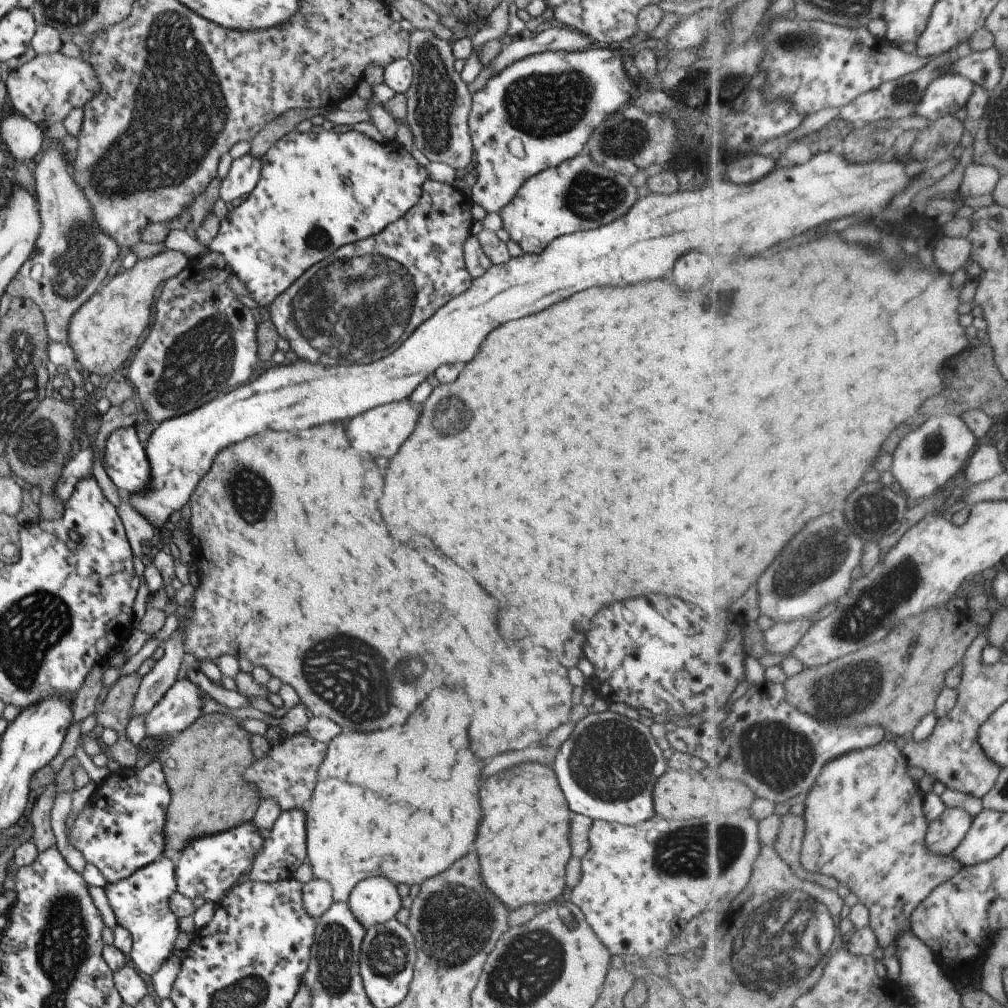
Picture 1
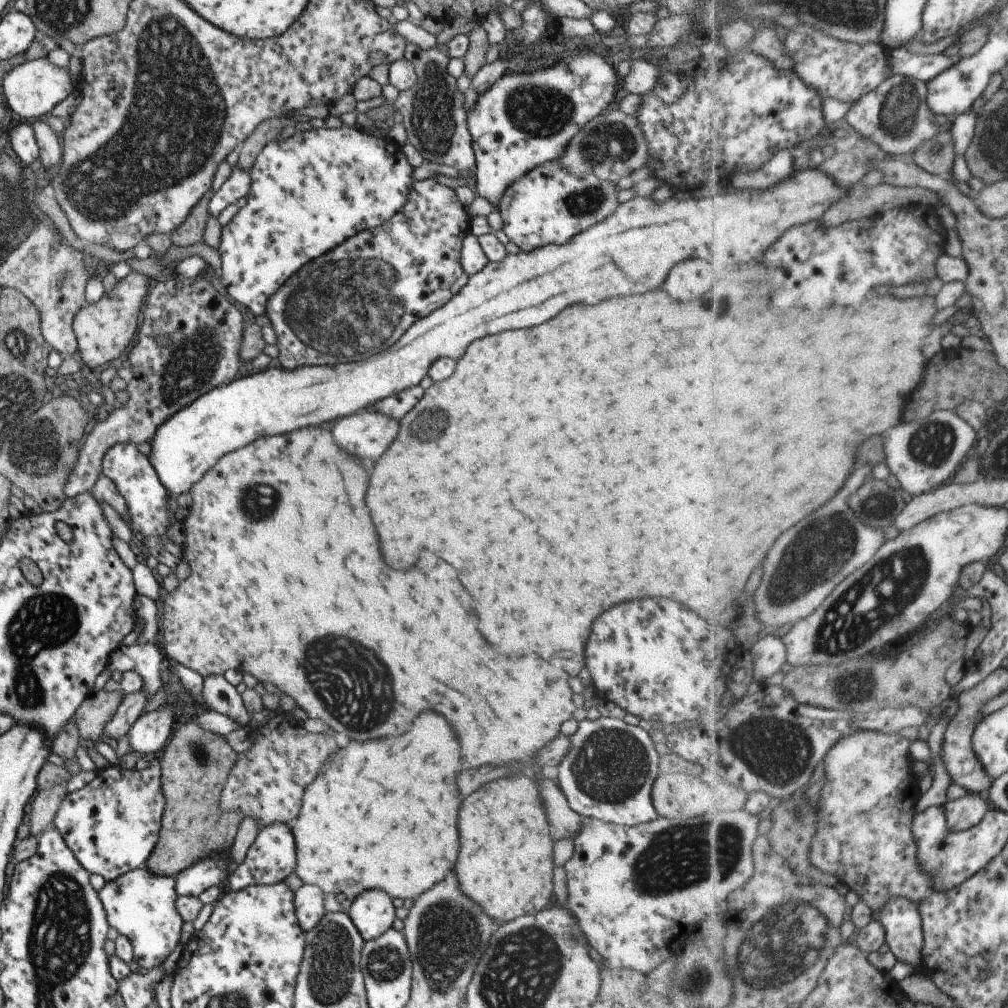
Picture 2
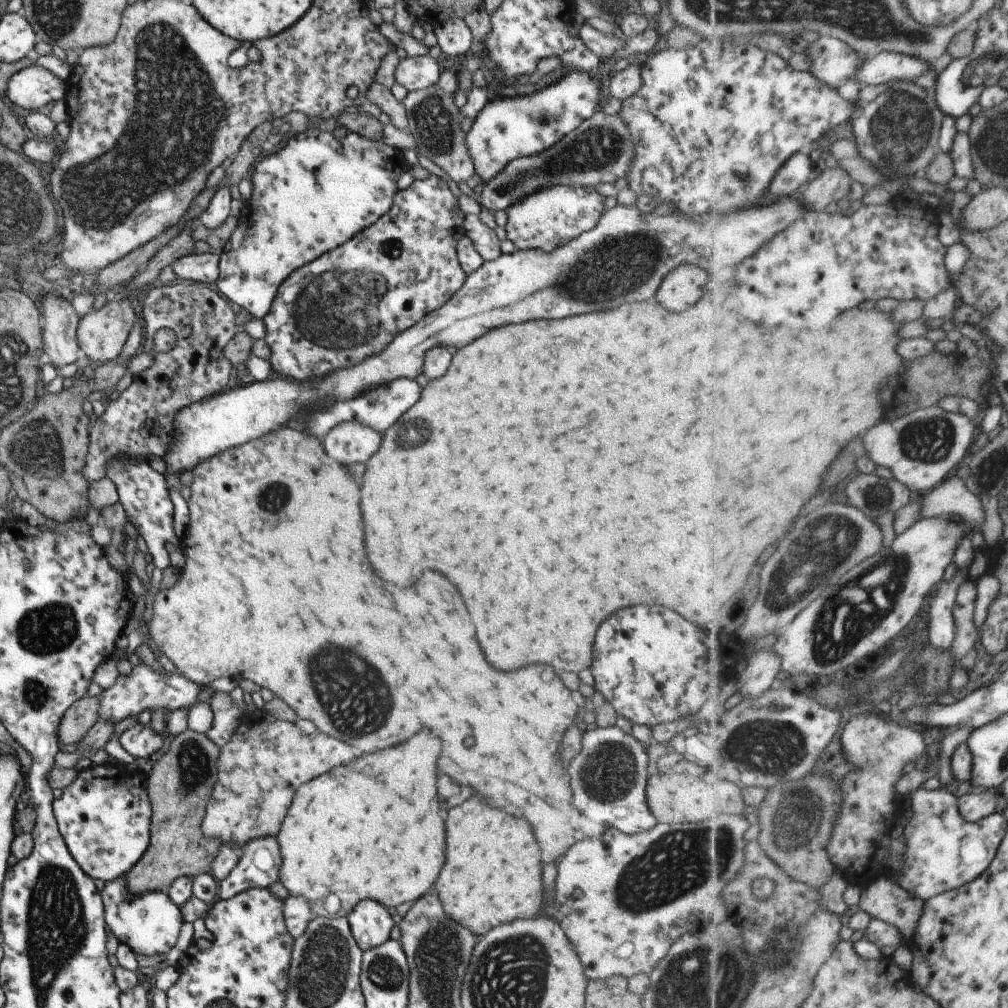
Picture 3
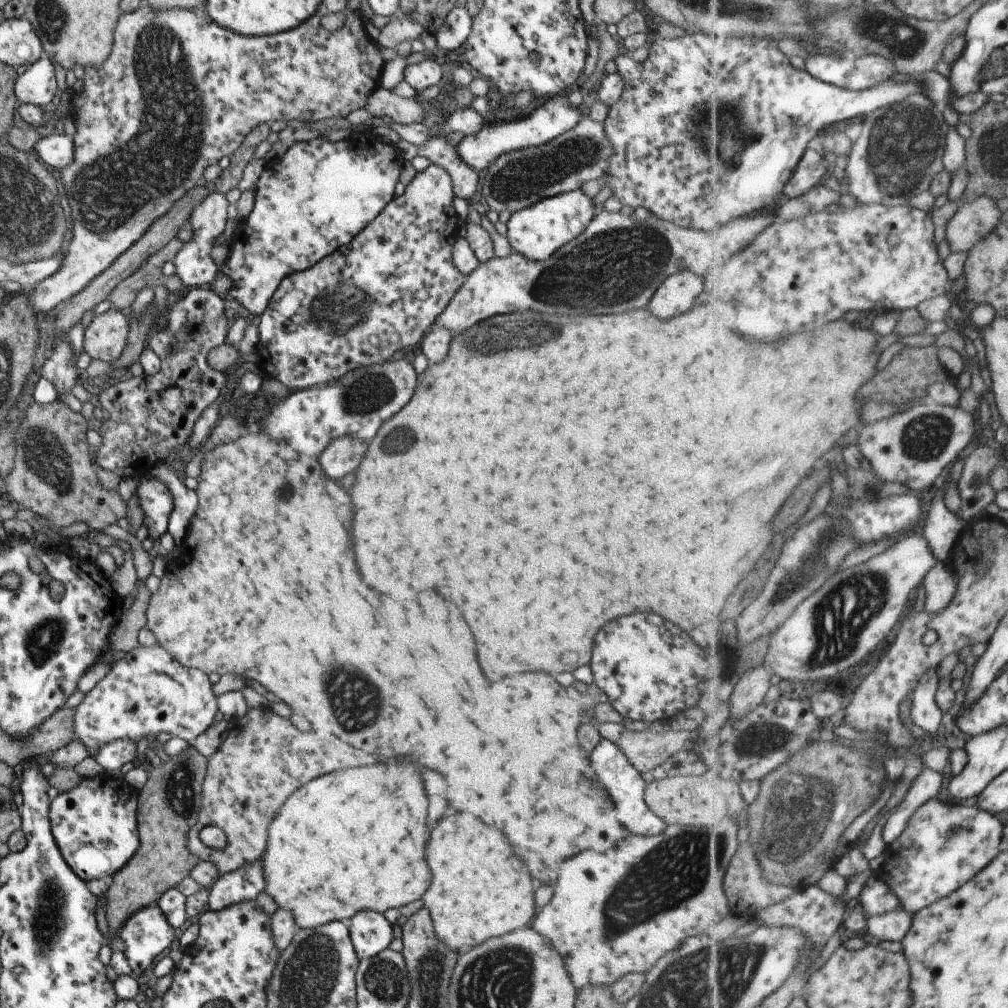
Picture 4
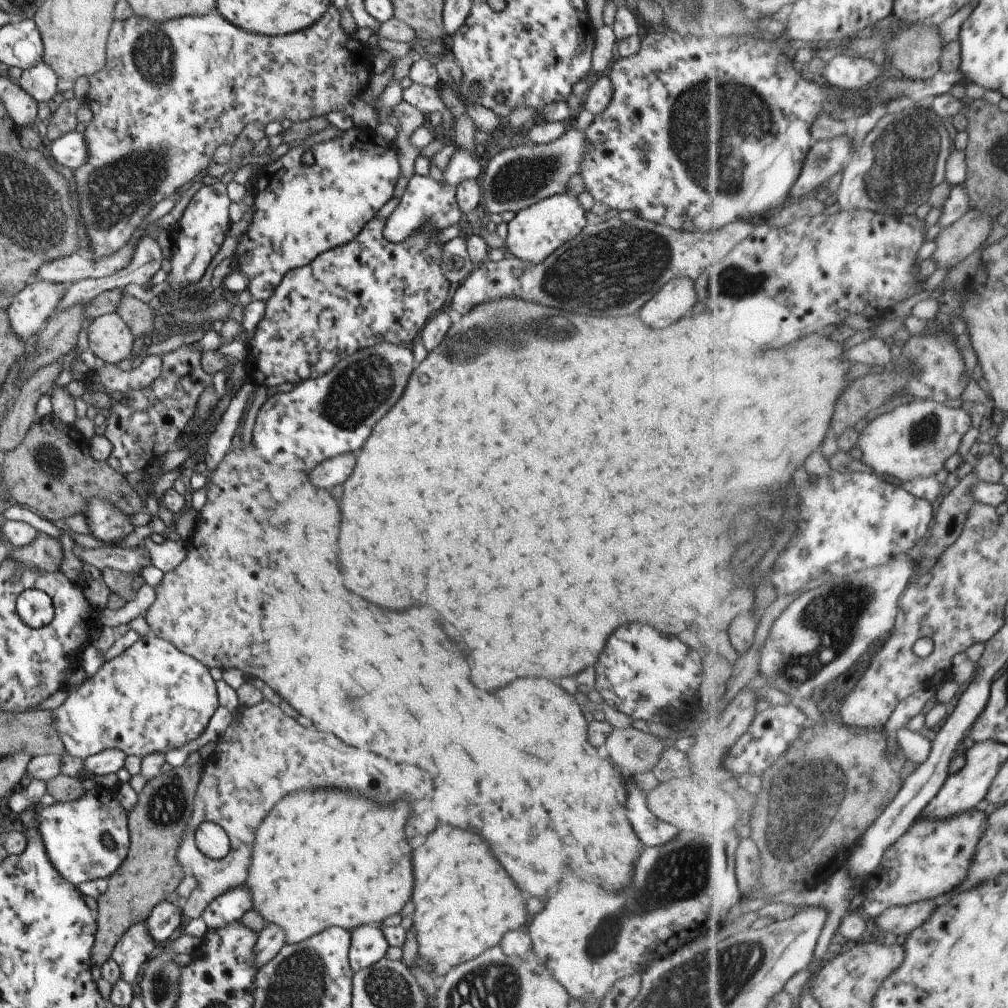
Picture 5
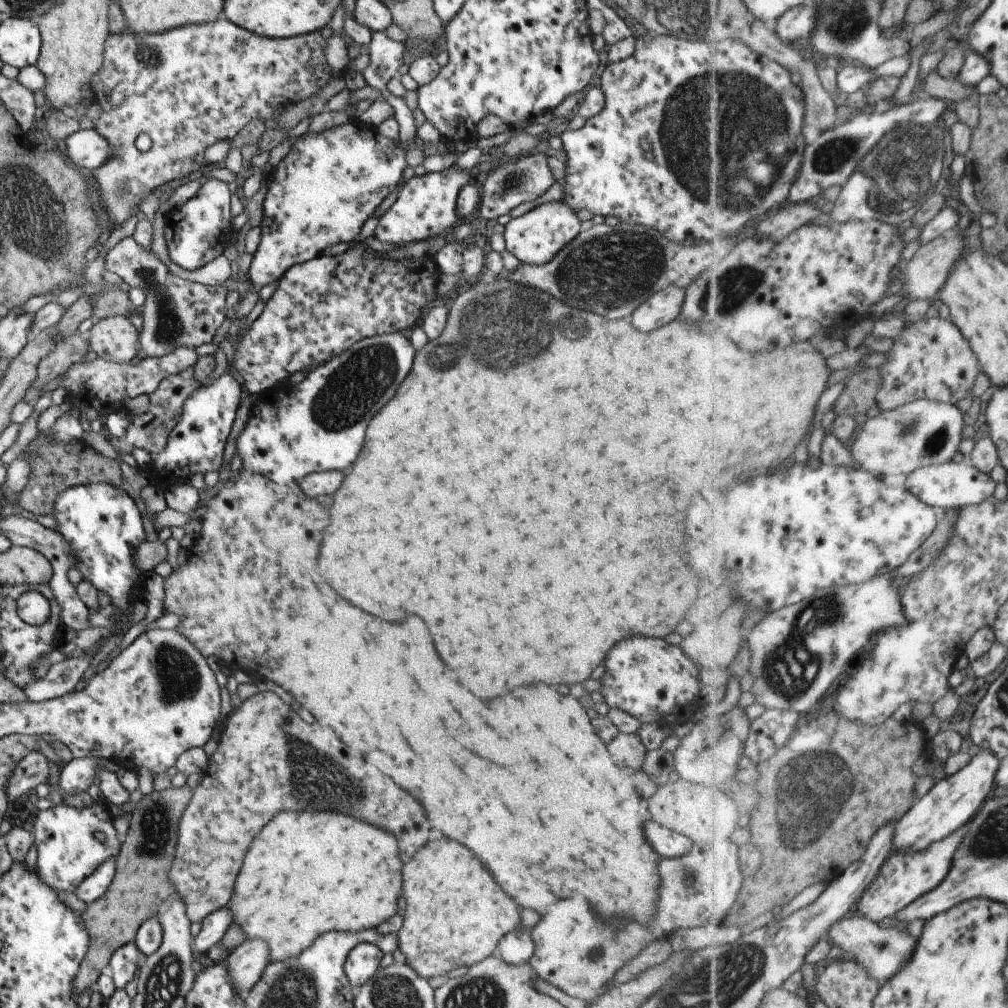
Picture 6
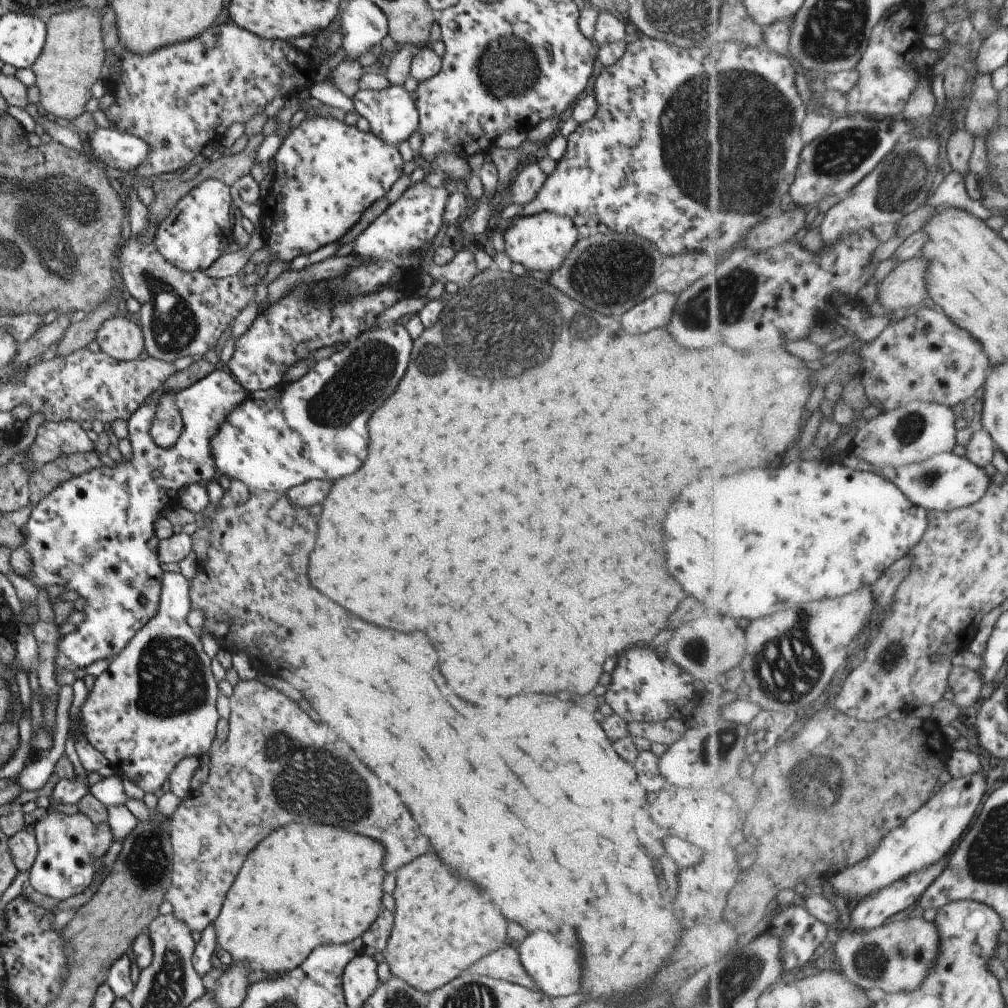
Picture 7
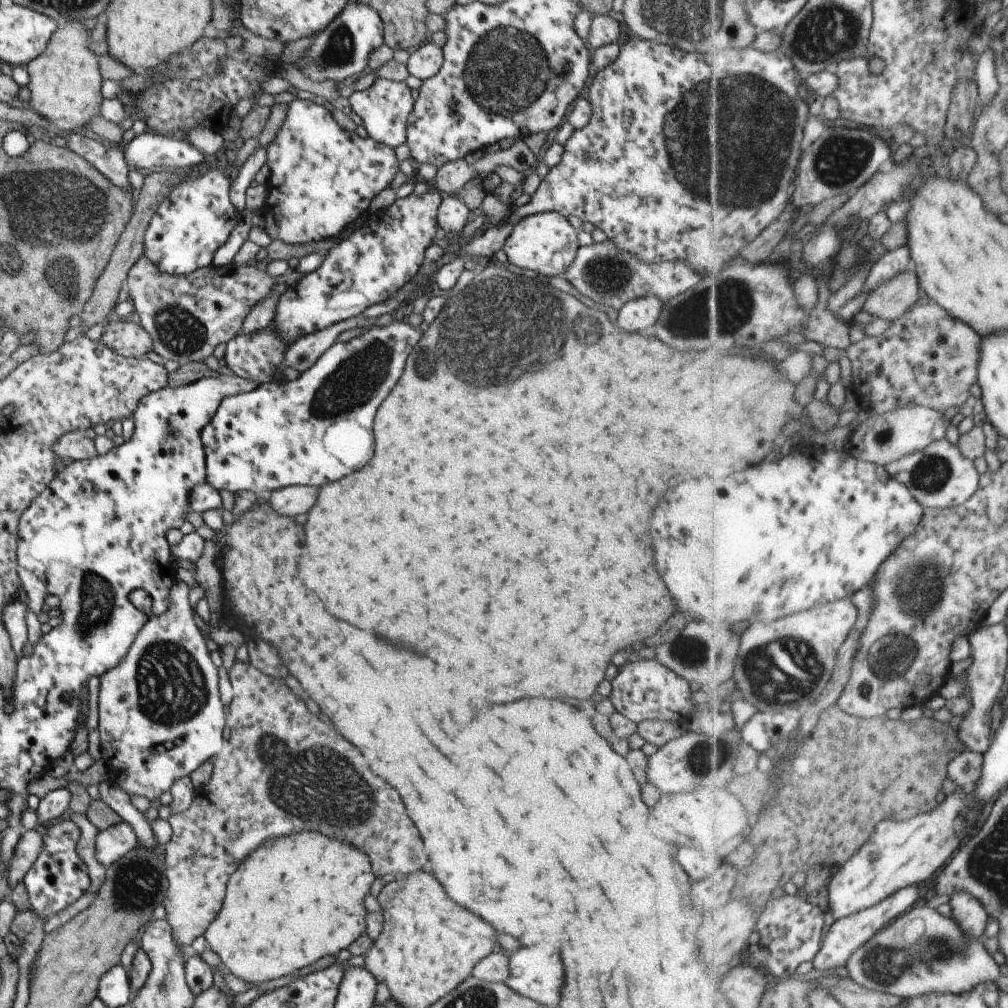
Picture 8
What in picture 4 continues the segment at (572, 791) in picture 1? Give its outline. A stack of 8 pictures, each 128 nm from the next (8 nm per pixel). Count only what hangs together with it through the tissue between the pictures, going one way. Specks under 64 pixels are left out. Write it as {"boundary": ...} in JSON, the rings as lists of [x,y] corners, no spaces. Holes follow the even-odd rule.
{"boundary":[[[601,737],[601,740],[597,742],[597,746],[589,752],[587,758],[589,758],[589,764],[595,768],[593,772],[597,772],[599,784],[605,788],[607,796],[613,802],[617,822],[628,833],[639,836],[655,836],[665,828],[665,822],[656,814],[653,814],[643,800],[645,782],[641,779],[640,773],[629,764],[625,754],[615,744],[611,744],[609,740]]]}

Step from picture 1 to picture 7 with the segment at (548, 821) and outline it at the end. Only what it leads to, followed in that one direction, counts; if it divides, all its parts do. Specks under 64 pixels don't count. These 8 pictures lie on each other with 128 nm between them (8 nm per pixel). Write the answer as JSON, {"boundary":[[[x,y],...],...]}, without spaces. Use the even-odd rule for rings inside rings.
{"boundary":[[[417,856],[397,869],[394,877],[395,889],[390,895],[393,898],[393,930],[382,952],[390,976],[401,978],[419,992],[430,993],[503,944],[507,926],[505,920],[497,914],[497,910],[493,910],[493,906],[489,906],[489,902],[483,902],[481,894],[469,886],[469,882],[461,882],[449,874],[435,856]]]}

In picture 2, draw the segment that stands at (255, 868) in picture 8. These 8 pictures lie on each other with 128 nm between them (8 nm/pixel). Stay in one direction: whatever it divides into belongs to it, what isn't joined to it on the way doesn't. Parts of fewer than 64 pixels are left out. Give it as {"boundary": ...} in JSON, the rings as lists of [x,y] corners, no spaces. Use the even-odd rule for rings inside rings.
{"boundary":[[[423,712],[419,718],[415,718],[411,730],[401,734],[399,738],[349,742],[345,748],[347,748],[347,754],[339,754],[339,748],[337,748],[337,752],[333,752],[327,758],[328,763],[321,766],[321,772],[315,776],[313,782],[310,782],[303,792],[299,814],[290,823],[293,842],[295,842],[295,868],[293,868],[293,872],[299,876],[302,885],[317,886],[323,892],[325,911],[346,911],[353,899],[357,898],[363,890],[371,890],[371,888],[379,888],[379,890],[387,892],[387,896],[391,899],[417,898],[419,894],[443,879],[443,874],[451,870],[453,860],[457,856],[459,846],[457,846],[457,830],[455,830],[455,812],[461,802],[461,798],[455,794],[455,784],[453,784],[453,776],[455,776],[459,762],[461,762],[459,750],[457,750],[457,740],[453,738],[453,732],[449,730],[445,718],[439,718],[439,714],[433,714],[433,712]]]}

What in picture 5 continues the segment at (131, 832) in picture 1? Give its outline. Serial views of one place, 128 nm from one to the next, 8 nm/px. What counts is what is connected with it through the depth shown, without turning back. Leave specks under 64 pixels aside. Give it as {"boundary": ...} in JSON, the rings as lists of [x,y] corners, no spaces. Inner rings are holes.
{"boundary":[[[96,785],[90,790],[84,790],[77,800],[55,801],[38,811],[37,830],[41,834],[47,860],[57,870],[57,874],[71,886],[76,887],[81,882],[108,877],[121,866],[121,862],[127,856],[127,850],[129,850],[128,813],[117,802],[113,791]],[[104,834],[110,836],[112,849],[102,844]]]}

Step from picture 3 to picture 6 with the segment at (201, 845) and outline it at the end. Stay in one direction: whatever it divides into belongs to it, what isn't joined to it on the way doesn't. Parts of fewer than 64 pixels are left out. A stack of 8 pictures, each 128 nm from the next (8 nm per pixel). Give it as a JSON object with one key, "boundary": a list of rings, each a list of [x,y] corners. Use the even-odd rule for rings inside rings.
{"boundary":[[[186,784],[181,787],[169,786],[159,791],[153,790],[143,795],[133,808],[127,834],[121,840],[119,854],[114,859],[115,876],[105,894],[86,904],[85,912],[80,915],[89,934],[89,946],[73,978],[75,994],[78,995],[94,984],[97,976],[107,970],[111,954],[123,944],[131,942],[141,923],[151,916],[156,916],[161,903],[174,894],[168,870],[174,856],[177,823],[191,798],[191,793],[192,788]]]}

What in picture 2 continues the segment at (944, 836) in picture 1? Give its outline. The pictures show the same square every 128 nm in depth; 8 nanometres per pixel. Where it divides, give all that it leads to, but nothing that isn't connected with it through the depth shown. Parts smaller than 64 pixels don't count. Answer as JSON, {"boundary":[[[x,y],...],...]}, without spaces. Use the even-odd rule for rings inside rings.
{"boundary":[[[971,793],[968,796],[949,801],[947,807],[949,828],[953,832],[965,832],[985,818],[991,807],[986,795]]]}

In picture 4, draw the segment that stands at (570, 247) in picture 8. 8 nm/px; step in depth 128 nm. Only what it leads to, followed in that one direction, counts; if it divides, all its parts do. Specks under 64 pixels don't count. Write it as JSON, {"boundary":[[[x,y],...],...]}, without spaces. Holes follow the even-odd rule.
{"boundary":[[[579,188],[543,198],[531,206],[510,213],[506,222],[506,238],[512,251],[537,261],[549,258],[560,246],[573,240],[587,228],[594,217],[595,204],[592,199]]]}

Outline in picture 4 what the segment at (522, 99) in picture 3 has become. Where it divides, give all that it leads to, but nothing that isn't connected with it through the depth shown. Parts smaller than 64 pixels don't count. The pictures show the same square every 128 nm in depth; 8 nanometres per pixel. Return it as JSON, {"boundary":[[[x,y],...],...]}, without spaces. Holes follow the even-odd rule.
{"boundary":[[[568,92],[551,96],[543,105],[521,118],[493,123],[485,120],[475,136],[464,136],[456,145],[455,152],[457,152],[459,160],[465,162],[471,170],[476,172],[484,171],[489,168],[495,158],[499,158],[499,156],[503,156],[507,152],[541,146],[546,142],[552,141],[556,136],[563,134],[566,130],[572,129],[579,122],[581,114],[577,106],[567,102]]]}

